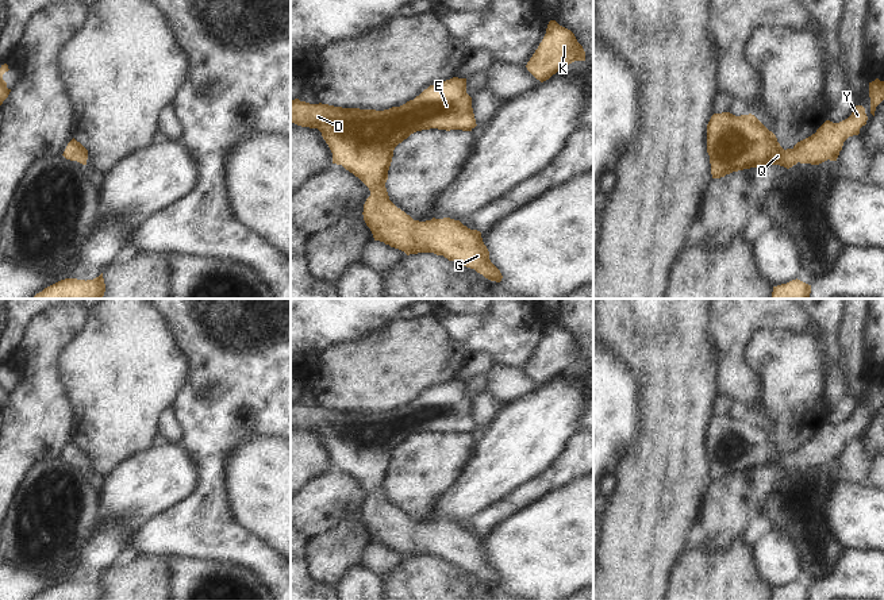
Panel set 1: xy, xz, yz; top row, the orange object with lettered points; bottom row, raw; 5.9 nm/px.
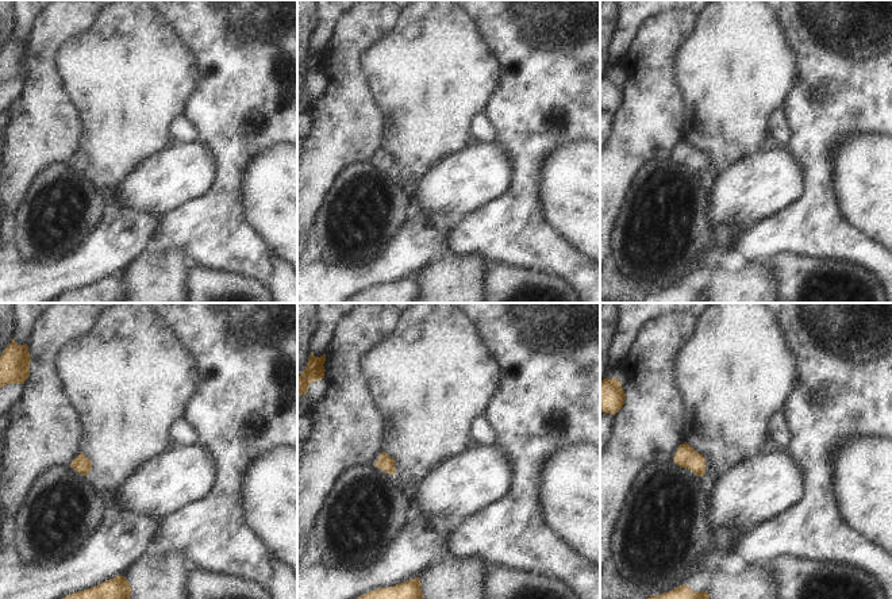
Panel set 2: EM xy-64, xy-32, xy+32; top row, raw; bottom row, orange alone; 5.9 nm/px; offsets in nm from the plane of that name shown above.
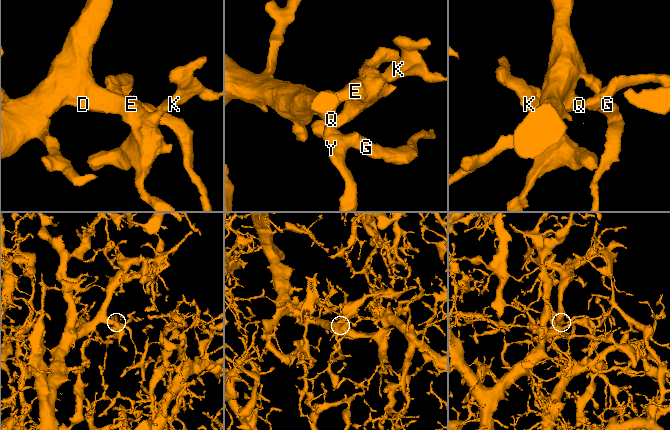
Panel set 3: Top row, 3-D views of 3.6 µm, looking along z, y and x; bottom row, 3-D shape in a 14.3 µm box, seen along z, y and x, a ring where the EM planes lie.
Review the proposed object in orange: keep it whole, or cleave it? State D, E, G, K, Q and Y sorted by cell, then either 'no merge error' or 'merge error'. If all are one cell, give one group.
groups D E G K Q Y; no merge error

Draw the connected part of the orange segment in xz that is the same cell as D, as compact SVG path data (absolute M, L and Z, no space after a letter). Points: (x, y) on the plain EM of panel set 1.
M453 380L430 388L414 403L384 414L295 401L291 404L291 424L318 431L333 455L333 466L342 468L369 491L362 518L374 543L407 558L443 558L491 584L501 584L480 534L450 520L414 523L389 503L385 491L393 453L411 436L430 431L472 434L477 428L466 381Z

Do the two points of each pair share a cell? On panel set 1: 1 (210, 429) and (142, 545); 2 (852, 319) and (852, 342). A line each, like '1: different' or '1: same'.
1: same
2: same

